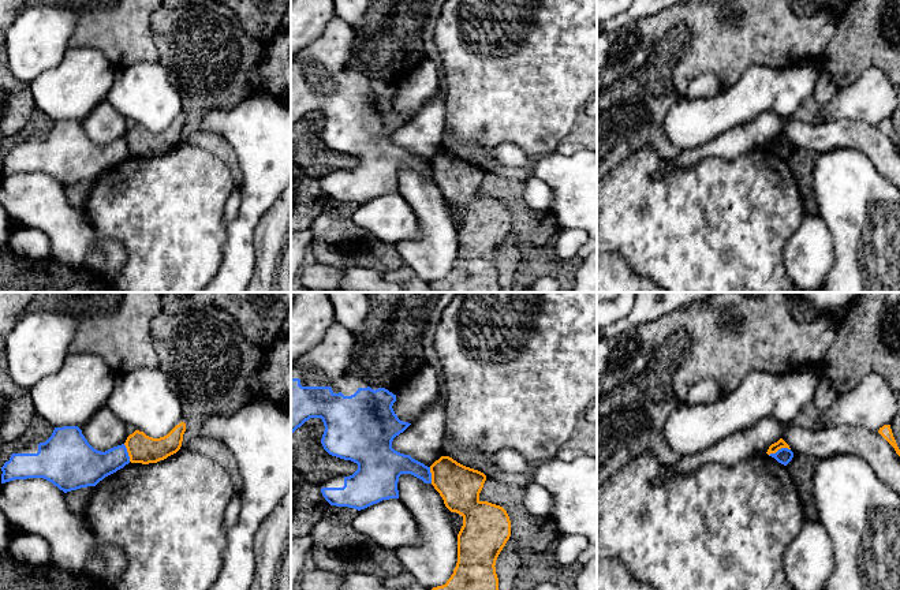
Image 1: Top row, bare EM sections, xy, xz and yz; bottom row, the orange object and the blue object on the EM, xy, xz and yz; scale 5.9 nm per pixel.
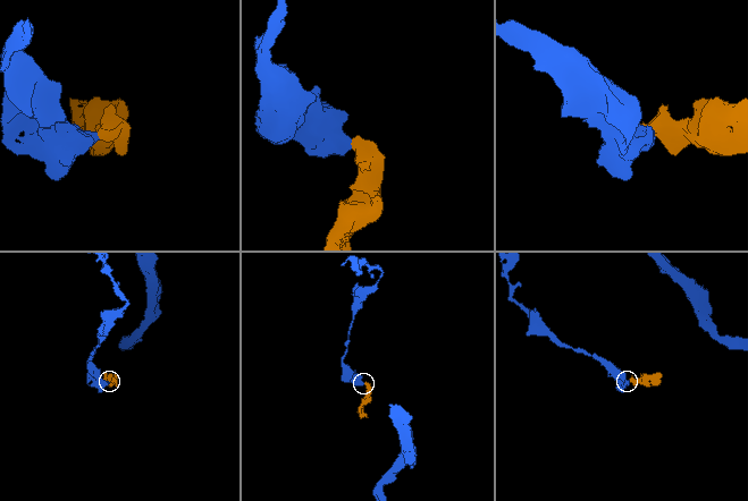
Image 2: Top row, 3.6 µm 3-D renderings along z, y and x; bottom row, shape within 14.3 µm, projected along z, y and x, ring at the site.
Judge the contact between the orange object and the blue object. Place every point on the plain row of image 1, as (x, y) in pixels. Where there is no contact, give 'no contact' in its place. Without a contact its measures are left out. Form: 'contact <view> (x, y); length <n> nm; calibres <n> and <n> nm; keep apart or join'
contact yz (779, 142); length 130 nm; calibres 60 and 90 nm; keep apart

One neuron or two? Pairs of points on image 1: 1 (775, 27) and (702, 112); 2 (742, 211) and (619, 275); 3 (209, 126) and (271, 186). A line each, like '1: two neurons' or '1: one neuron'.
1: two neurons
2: two neurons
3: one neuron

